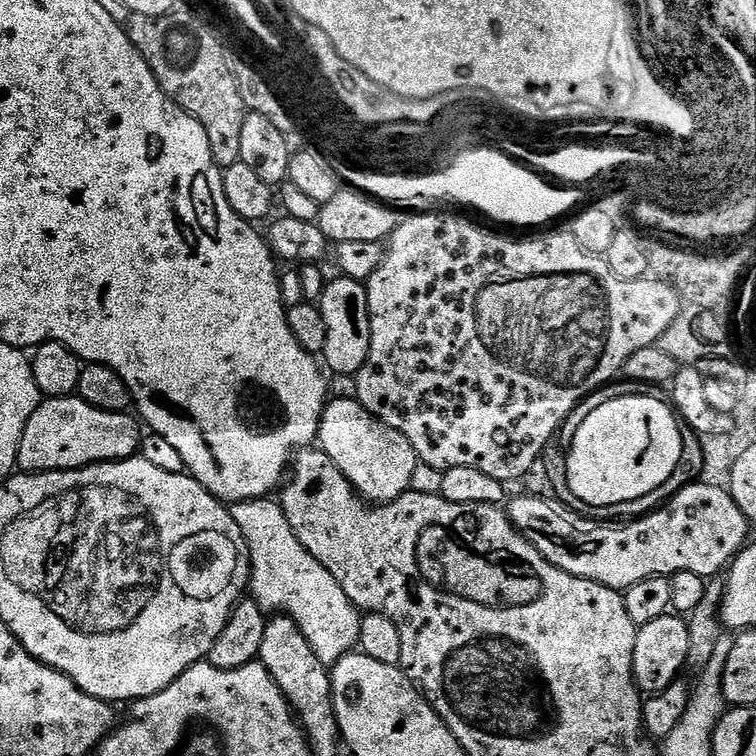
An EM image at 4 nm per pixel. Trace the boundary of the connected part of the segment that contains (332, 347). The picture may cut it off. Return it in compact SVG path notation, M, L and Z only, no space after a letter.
M329 279L320 296L318 306L326 318L326 346L322 353L325 365L329 364L340 376L355 377L370 354L370 310L368 290L359 280Z

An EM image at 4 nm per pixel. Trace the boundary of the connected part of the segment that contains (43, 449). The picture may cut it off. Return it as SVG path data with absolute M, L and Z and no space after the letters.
M76 394L48 398L34 410L30 422L26 422L16 463L21 473L35 474L75 472L77 468L89 468L91 464L128 460L141 451L142 431L139 427L135 415L98 410Z

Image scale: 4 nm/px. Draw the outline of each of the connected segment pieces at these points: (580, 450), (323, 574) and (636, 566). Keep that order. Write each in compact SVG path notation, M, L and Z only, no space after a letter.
M641 394L638 396L623 396L614 398L614 402L606 402L606 406L598 406L582 426L578 426L578 434L574 434L574 442L566 450L568 462L568 482L569 488L573 492L575 499L584 504L589 504L592 508L612 508L615 504L632 504L643 501L645 496L649 496L654 490L665 487L671 481L674 470L682 458L682 446L684 445L684 434L681 421L678 419L671 403L659 400L656 396Z
M272 498L244 500L241 504L231 505L230 511L248 547L251 599L265 614L289 616L324 665L334 665L343 656L349 655L360 643L361 613L350 602L350 598L346 598L334 574L330 574L330 570L326 570L326 566L322 566L322 562L318 562L318 558L314 558L314 554L310 554L302 542L298 542L298 534L290 530L290 522L286 522L286 514L279 503Z
M701 482L687 484L659 510L641 515L641 520L621 528L579 528L574 521L555 512L553 501L548 500L520 496L507 505L508 518L516 533L566 574L617 590L646 578L671 578L679 572L719 577L749 539L750 522L734 502L731 491Z

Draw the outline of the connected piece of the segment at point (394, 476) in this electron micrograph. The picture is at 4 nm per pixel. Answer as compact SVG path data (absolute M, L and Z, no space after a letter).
M332 398L325 403L324 412L320 415L318 444L365 501L375 502L377 505L386 504L389 500L403 496L412 487L412 475L418 463L414 446L410 446L410 442L406 442L406 438L398 434L398 430L371 416L355 398L349 400Z

